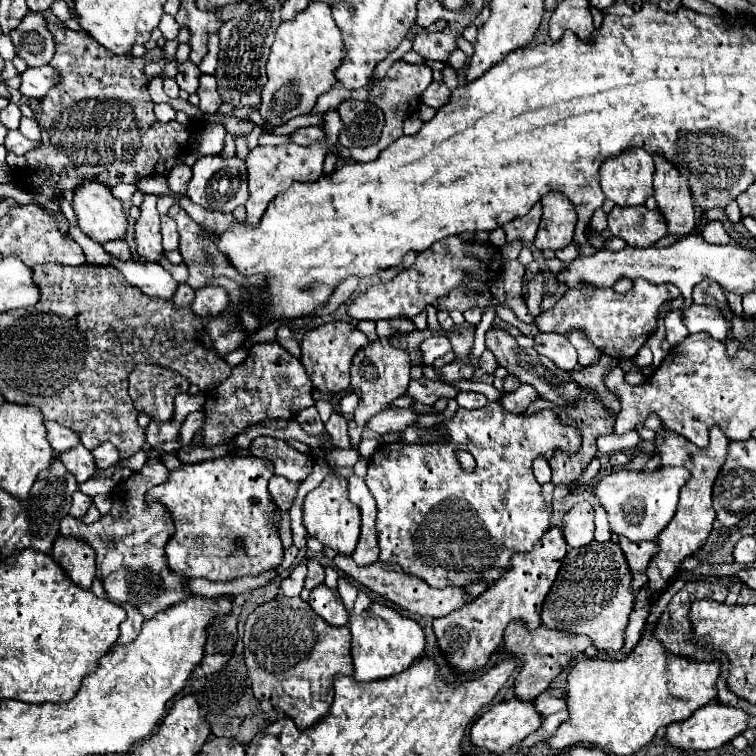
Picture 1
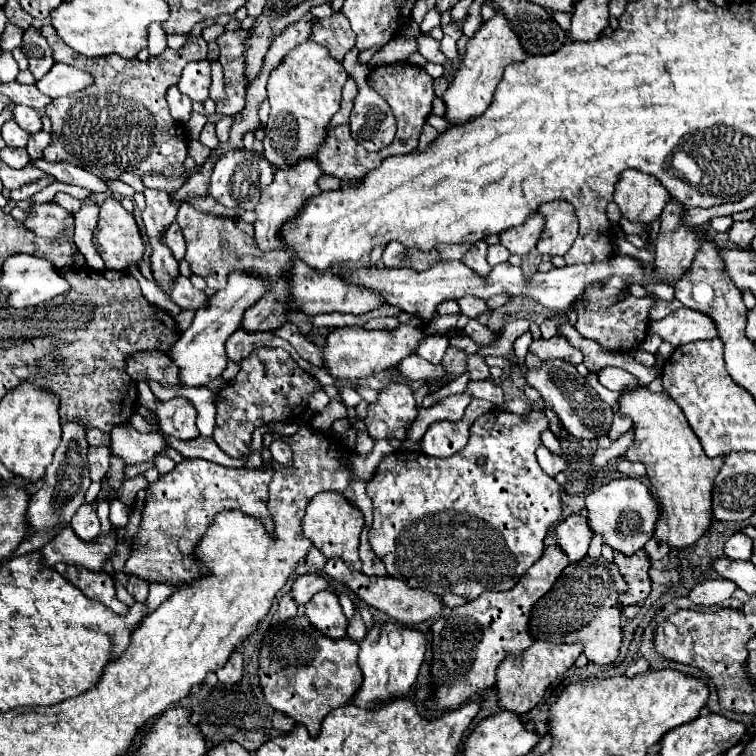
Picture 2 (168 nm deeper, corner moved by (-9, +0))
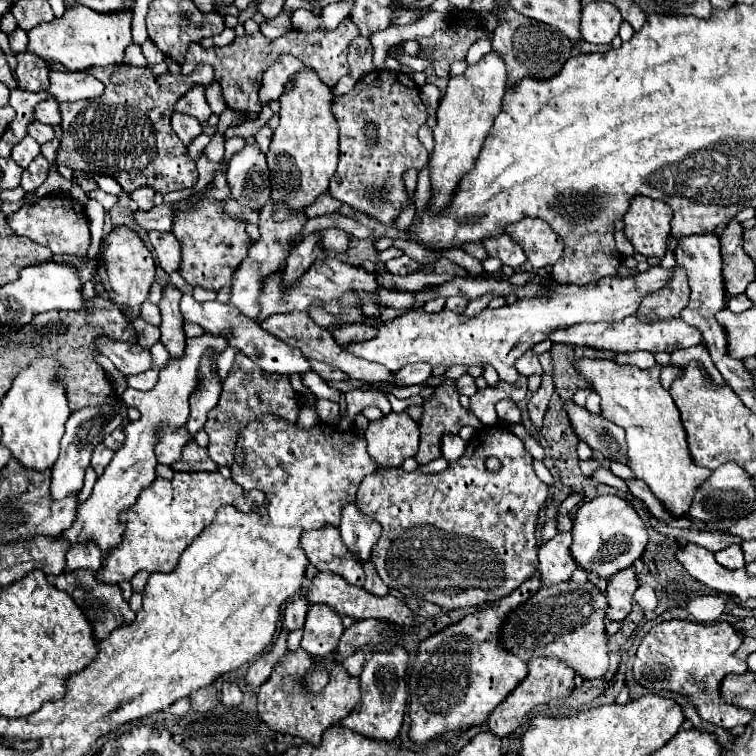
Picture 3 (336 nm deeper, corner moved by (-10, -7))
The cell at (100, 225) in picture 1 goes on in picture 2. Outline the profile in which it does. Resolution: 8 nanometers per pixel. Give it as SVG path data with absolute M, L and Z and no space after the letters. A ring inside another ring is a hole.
M106 198L100 204L94 246L110 270L126 270L128 264L142 260L144 242L138 224L116 198Z

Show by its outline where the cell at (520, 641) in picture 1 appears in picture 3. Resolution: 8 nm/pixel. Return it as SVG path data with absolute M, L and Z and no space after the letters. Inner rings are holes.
M533 659L533 661L529 663L529 673L527 673L527 677L517 685L517 689L515 689L507 699L489 715L489 723L487 723L489 731L491 731L495 737L499 737L499 739L511 735L511 733L519 727L519 723L523 721L523 717L525 717L533 707L537 707L537 705L541 705L541 703L549 703L551 699L565 699L565 697L573 691L573 677L575 677L573 669L567 667L567 665L563 665L563 663L557 661L557 659L537 659L537 661Z

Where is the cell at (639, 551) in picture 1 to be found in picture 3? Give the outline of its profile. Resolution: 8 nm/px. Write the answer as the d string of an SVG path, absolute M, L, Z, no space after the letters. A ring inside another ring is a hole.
M633 567L623 569L609 579L609 585L605 591L607 603L609 603L607 605L607 619L609 621L623 621L629 615L631 605L633 605L631 597L637 587L639 587L639 581L635 577Z

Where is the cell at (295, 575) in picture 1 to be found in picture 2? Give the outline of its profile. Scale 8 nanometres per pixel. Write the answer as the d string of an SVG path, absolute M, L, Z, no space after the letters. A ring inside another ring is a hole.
M286 592L280 602L278 602L278 614L280 614L280 622L286 618L292 618L298 612L298 604L294 604L294 598L290 596L290 592Z

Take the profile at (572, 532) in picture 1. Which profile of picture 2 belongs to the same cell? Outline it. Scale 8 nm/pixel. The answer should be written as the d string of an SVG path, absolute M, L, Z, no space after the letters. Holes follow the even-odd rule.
M572 514L556 526L556 544L568 554L570 562L586 556L592 536L594 532L590 532L586 514Z

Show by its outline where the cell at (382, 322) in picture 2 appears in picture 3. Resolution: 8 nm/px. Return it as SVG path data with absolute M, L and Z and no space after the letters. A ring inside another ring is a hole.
M343 325L343 327L333 331L333 339L341 347L347 345L347 343L353 343L353 341L371 339L373 335L375 335L375 327L367 327L367 325Z

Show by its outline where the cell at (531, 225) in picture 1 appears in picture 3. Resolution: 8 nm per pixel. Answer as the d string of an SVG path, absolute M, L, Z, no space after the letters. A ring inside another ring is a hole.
M499 235L495 239L483 239L481 245L485 247L489 257L499 259L503 265L509 265L513 269L521 267L527 261L523 249L515 241L511 241L509 235Z

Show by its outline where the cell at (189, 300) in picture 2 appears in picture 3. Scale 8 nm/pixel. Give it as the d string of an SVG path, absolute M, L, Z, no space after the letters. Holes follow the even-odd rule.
M183 295L183 299L181 299L181 313L183 313L183 317L187 321L201 325L211 335L227 335L227 331L231 331L231 343L229 345L235 347L245 357L249 357L263 371L269 371L269 373L287 373L287 375L311 371L309 361L303 357L303 353L299 349L287 347L279 339L271 337L267 331L263 331L259 327L257 321L247 319L243 313L235 311L235 307L231 307L231 305L225 305L225 303L219 303L219 301L197 303L195 299L191 299L191 295Z

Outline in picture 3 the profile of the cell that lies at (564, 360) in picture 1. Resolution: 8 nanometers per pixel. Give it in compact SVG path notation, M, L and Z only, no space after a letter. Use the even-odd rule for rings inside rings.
M527 351L523 357L519 357L519 363L515 363L519 375L523 377L529 377L529 375L541 375L543 369L541 369L541 363L537 359L537 355L533 351Z

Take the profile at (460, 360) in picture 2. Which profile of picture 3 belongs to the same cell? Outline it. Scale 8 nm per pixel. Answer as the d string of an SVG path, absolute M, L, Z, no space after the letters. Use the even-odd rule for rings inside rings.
M447 381L439 385L433 393L433 399L423 405L423 419L419 423L421 443L415 461L419 465L425 465L433 459L439 459L441 437L445 433L457 435L463 425L481 427L481 421L473 413L467 413L467 409L461 407L459 395L455 391L455 383Z

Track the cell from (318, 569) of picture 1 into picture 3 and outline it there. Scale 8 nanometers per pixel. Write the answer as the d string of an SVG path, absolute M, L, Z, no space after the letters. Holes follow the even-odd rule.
M305 597L287 603L287 607L285 607L285 615L283 615L283 629L285 629L285 631L301 629L303 623L305 623L307 609L309 609L309 603L307 603Z

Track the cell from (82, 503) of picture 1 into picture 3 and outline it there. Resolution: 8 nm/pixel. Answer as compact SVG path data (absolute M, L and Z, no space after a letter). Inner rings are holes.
M77 543L67 551L67 571L75 569L91 569L97 571L101 567L101 551L95 543Z

